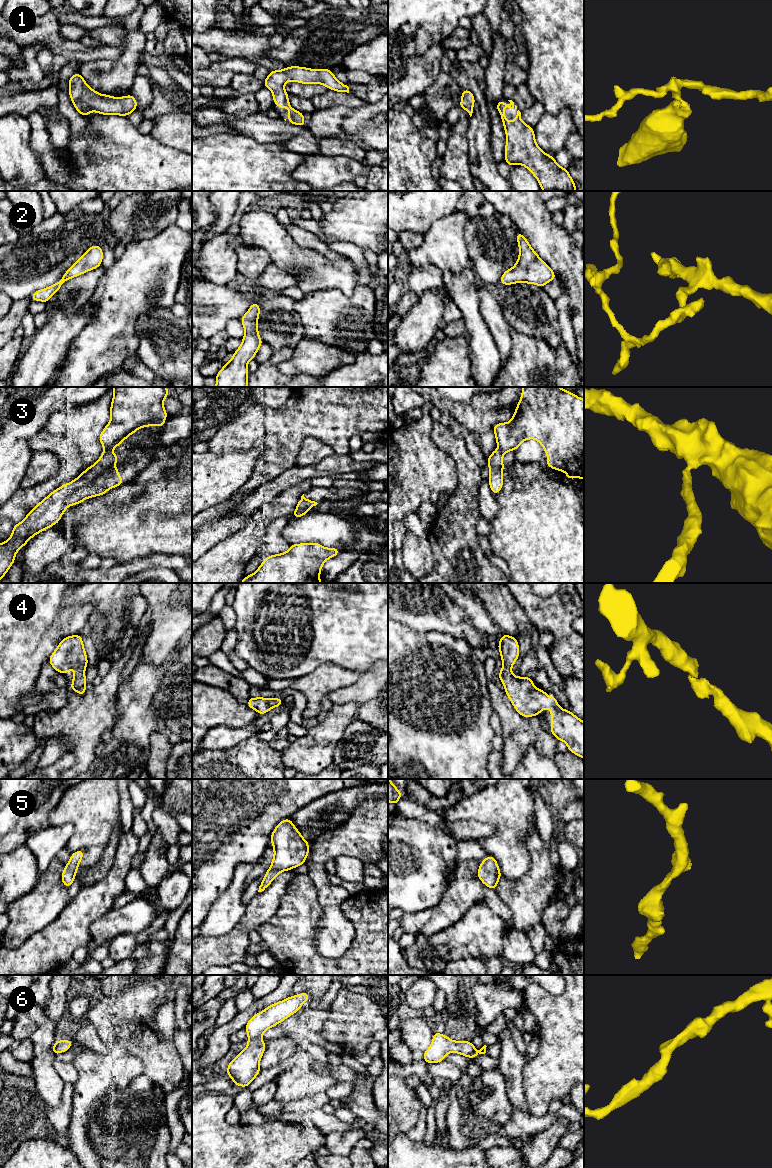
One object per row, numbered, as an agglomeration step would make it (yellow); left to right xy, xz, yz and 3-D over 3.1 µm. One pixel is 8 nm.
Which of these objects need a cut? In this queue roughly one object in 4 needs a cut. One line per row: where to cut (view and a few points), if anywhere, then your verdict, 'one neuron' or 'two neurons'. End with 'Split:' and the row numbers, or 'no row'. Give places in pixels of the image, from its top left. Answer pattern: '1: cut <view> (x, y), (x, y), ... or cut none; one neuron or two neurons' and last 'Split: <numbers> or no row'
1: cut none; one neuron
2: cut none; one neuron
3: cut xy (109, 449), (104, 451); two neurons
4: cut none; one neuron
5: cut none; one neuron
6: cut none; one neuron
Split: 3

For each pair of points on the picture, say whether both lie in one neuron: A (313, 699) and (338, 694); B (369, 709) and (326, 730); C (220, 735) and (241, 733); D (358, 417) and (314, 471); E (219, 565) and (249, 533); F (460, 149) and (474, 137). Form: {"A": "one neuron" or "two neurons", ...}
{"A": "two neurons", "B": "two neurons", "C": "one neuron", "D": "two neurons", "E": "one neuron", "F": "two neurons"}

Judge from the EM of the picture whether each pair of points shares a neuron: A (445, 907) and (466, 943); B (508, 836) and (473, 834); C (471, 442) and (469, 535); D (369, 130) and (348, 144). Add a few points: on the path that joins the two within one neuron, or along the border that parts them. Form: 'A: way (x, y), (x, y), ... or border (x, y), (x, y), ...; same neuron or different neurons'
A: border (471, 906), (457, 921), (434, 934); different neurons
B: border (473, 820), (479, 823), (488, 823), (496, 831); different neurons
C: border (463, 438), (469, 454), (481, 468); different neurons
D: border (349, 137), (325, 138); different neurons

